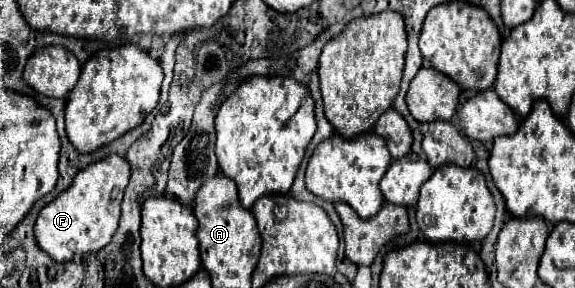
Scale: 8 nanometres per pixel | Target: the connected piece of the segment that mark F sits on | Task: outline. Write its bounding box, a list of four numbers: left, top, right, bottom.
[35,153,129,261]

